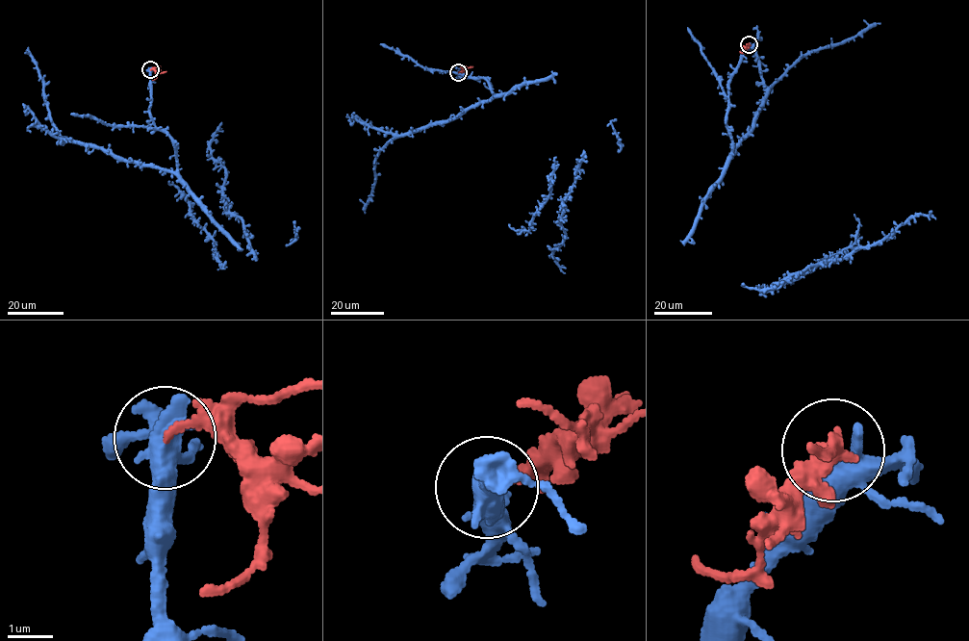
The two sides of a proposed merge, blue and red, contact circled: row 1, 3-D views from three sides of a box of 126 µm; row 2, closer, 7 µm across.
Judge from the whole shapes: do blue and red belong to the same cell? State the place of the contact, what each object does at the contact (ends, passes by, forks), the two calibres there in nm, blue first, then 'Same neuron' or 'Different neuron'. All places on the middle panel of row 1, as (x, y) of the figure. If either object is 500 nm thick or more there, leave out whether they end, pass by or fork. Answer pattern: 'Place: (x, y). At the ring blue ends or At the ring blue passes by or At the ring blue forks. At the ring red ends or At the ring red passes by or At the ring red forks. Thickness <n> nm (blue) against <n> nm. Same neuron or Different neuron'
Place: (458, 72). At the ring blue forks. At the ring red ends. Thickness 360 nm (blue) against 160 nm. Different neuron

